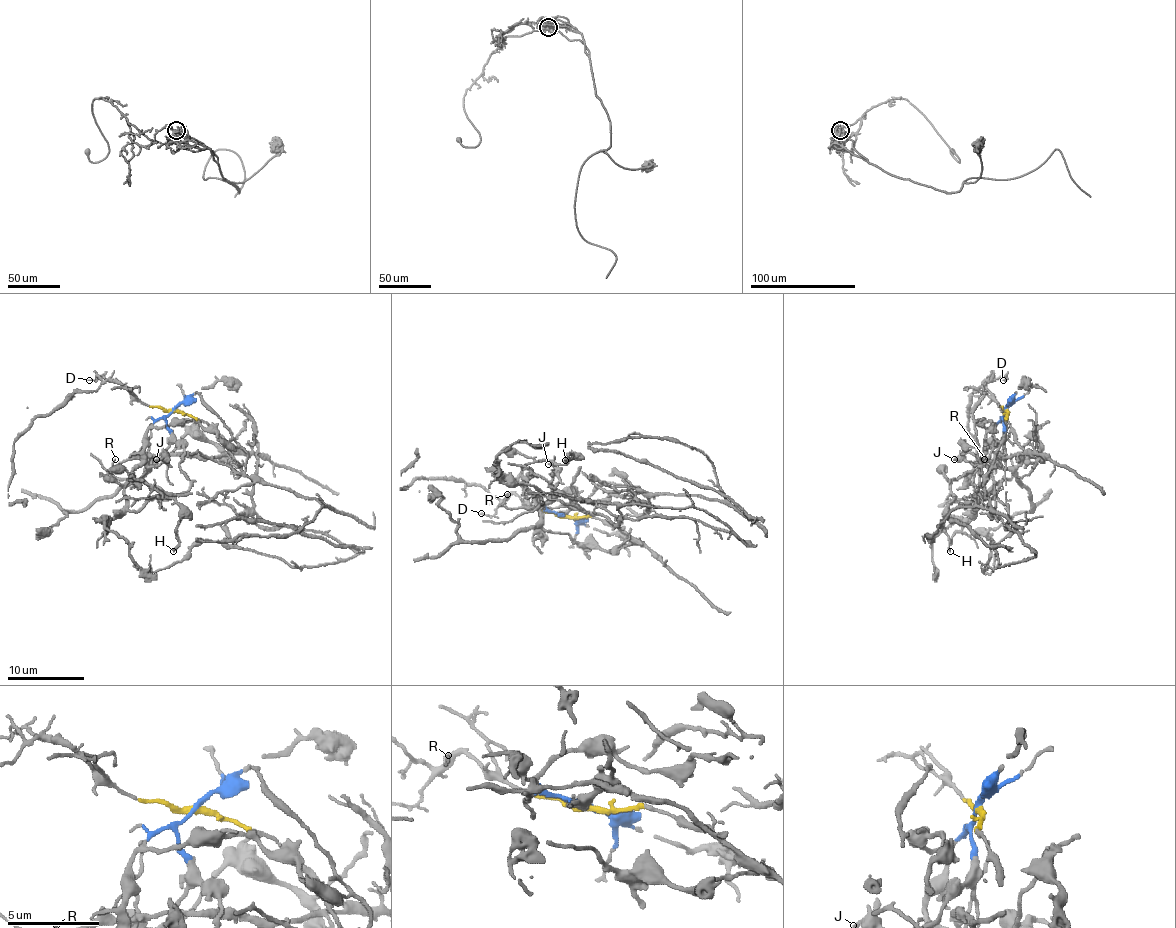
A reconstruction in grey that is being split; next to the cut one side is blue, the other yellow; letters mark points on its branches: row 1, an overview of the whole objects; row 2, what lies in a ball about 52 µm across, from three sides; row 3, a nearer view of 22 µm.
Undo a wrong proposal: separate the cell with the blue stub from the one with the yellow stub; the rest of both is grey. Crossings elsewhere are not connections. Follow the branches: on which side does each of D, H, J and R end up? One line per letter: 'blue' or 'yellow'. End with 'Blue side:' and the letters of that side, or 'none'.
D: yellow
H: blue
J: blue
R: yellow
Blue side: H, J

